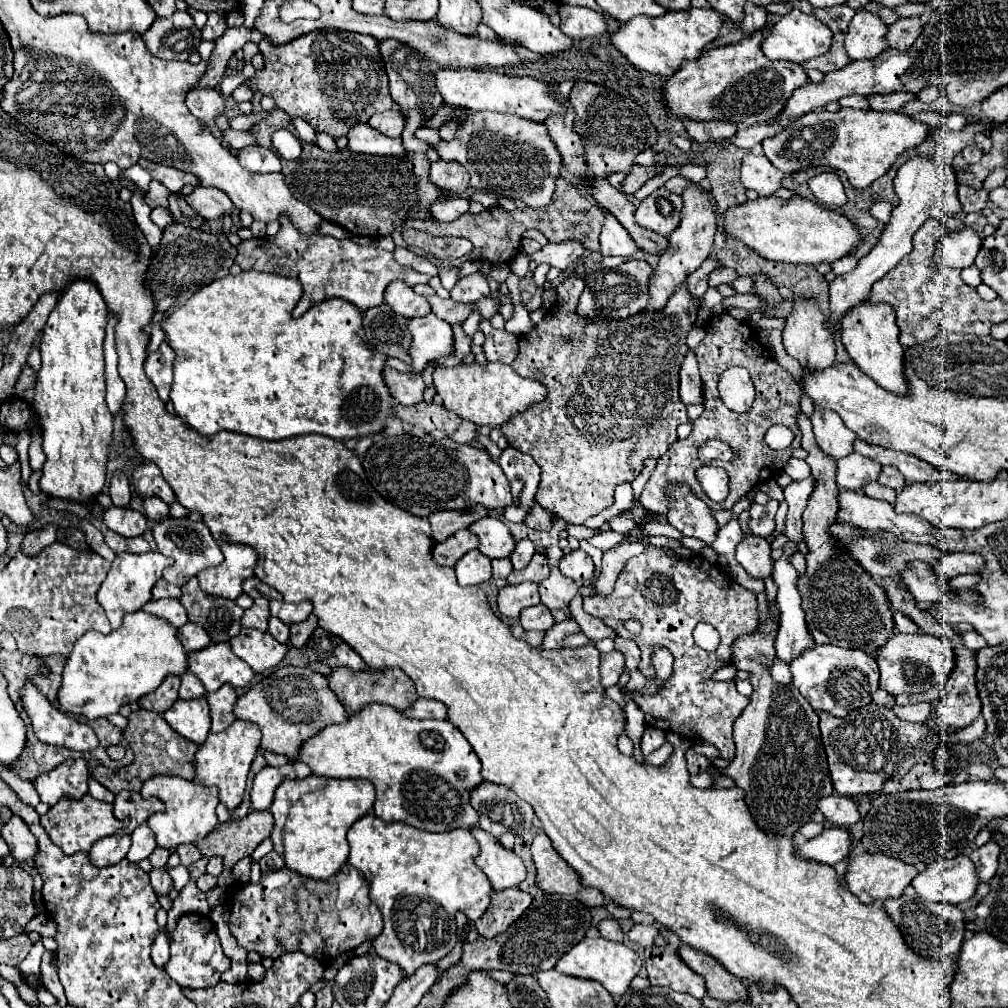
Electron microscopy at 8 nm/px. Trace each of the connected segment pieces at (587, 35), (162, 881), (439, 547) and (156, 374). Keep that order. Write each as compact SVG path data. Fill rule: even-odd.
M560 5L560 31L564 35L582 41L582 39L594 39L608 31L608 23L602 13L588 9L588 7L572 7L572 5Z
M152 869L150 881L152 881L152 887L158 895L168 895L172 891L172 879L166 873L166 869Z
M460 529L456 531L456 535L448 537L446 541L436 543L432 549L432 555L436 563L454 567L462 555L466 555L470 549L476 549L476 547L478 547L478 537L468 529Z
M162 343L160 349L156 353L150 353L145 361L145 373L153 385L156 385L156 391L164 403L168 401L172 387L172 363L174 355L168 343Z

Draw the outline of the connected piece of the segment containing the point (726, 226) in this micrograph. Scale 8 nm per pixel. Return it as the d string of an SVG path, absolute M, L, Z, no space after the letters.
M758 197L756 201L730 207L722 217L722 231L756 251L762 259L780 263L834 263L860 241L856 227L844 215L824 209L804 197Z

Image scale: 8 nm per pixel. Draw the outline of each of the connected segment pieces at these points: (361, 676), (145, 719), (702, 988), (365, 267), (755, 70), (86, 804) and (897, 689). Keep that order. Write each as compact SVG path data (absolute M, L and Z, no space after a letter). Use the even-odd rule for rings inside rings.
M338 667L330 673L328 677L330 681L330 689L338 695L340 703L344 705L344 709L354 715L358 713L364 705L368 703L386 703L386 705L392 705L396 709L406 709L414 703L414 699L418 697L416 695L416 689L414 689L414 683L412 679L400 671L400 669L384 669L384 671L352 671L348 667Z
M140 709L140 711L132 711L130 717L128 717L128 727L124 729L124 739L130 743L132 751L134 751L134 761L126 767L126 769L108 769L108 767L96 767L92 769L92 777L102 783L108 791L112 793L118 793L122 789L130 789L130 791L140 791L142 783L154 775L178 775L178 777L184 777L188 781L194 779L194 753L196 753L196 745L194 743L188 743L188 757L186 757L186 763L178 763L178 761L172 761L164 749L166 741L176 737L178 733L166 723L166 719L160 715L160 713L154 713L154 711L146 711L146 709Z
M664 945L652 947L644 953L644 967L648 971L648 979L652 985L670 987L682 993L690 993L692 997L702 999L706 993L706 981L702 975L694 973L678 955L678 947Z
M280 219L280 231L274 237L254 237L248 241L242 241L238 247L236 263L242 267L242 271L266 271L274 275L294 277L302 283L302 301L292 311L294 317L302 317L312 305L322 303L332 297L340 297L356 305L360 311L366 311L370 307L376 307L382 303L384 289L390 281L404 281L406 285L414 287L418 283L428 283L428 275L416 273L414 269L402 267L396 263L392 253L376 249L376 247L364 247L350 239L334 239L328 235L300 235L288 219Z
M770 25L764 29L764 35L750 35L740 43L714 47L704 51L698 59L684 61L680 71L676 71L662 85L662 103L666 105L668 115L672 119L692 119L692 121L732 121L738 127L752 127L752 125L760 125L776 119L786 107L786 101L790 99L790 95L808 83L808 75L804 73L802 65L796 65L792 61L770 61L764 57L764 53L760 51L760 43L768 35L768 31L770 31Z
M84 795L82 799L70 799L70 797L60 799L54 807L50 807L46 815L42 815L40 823L50 835L52 843L58 845L66 855L74 855L76 851L90 851L90 847L98 839L122 829L122 823L112 813L112 805L98 801L92 795Z
M896 633L876 651L876 663L880 667L880 687L892 695L922 693L934 685L944 683L954 667L954 651L948 639L936 635L908 635Z

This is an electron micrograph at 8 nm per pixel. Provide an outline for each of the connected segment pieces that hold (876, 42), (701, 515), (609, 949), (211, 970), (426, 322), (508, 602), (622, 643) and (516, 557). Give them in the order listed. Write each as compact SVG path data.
M858 11L850 21L850 29L844 41L848 57L850 59L876 57L878 53L888 49L886 33L888 33L888 27L880 21L878 15Z
M670 487L672 511L668 511L668 523L686 537L696 537L706 545L716 541L718 523L704 501L696 499L688 487Z
M584 937L576 947L572 947L556 963L556 971L562 971L564 975L594 979L594 981L602 983L604 989L608 989L612 995L622 995L630 987L632 979L638 975L640 967L642 967L642 959L638 957L638 953L634 949L626 947L624 943L608 941L608 939L602 939L602 937L596 937L596 939Z
M202 913L182 915L172 933L170 961L164 965L164 971L170 975L170 979L174 979L180 987L190 987L190 989L214 987L220 981L220 975L228 969L230 969L230 959L224 955L220 947L220 939L216 935L212 919Z
M434 313L410 319L408 329L412 333L412 345L408 351L412 357L412 371L420 373L428 361L452 353L452 327Z
M520 583L520 585L506 585L498 593L498 609L504 617L518 619L520 611L540 603L538 585L536 583Z
M616 637L614 641L616 641L616 649L620 653L624 653L624 657L626 657L626 667L628 669L636 669L638 663L640 663L640 649L638 649L638 645L634 641L628 641L628 639L622 639L622 637Z
M520 539L520 541L516 541L516 549L514 549L512 555L510 555L510 561L512 561L514 569L524 569L524 567L528 567L528 563L530 563L530 559L532 559L534 553L536 553L536 547L534 547L534 543L532 543L530 539Z

